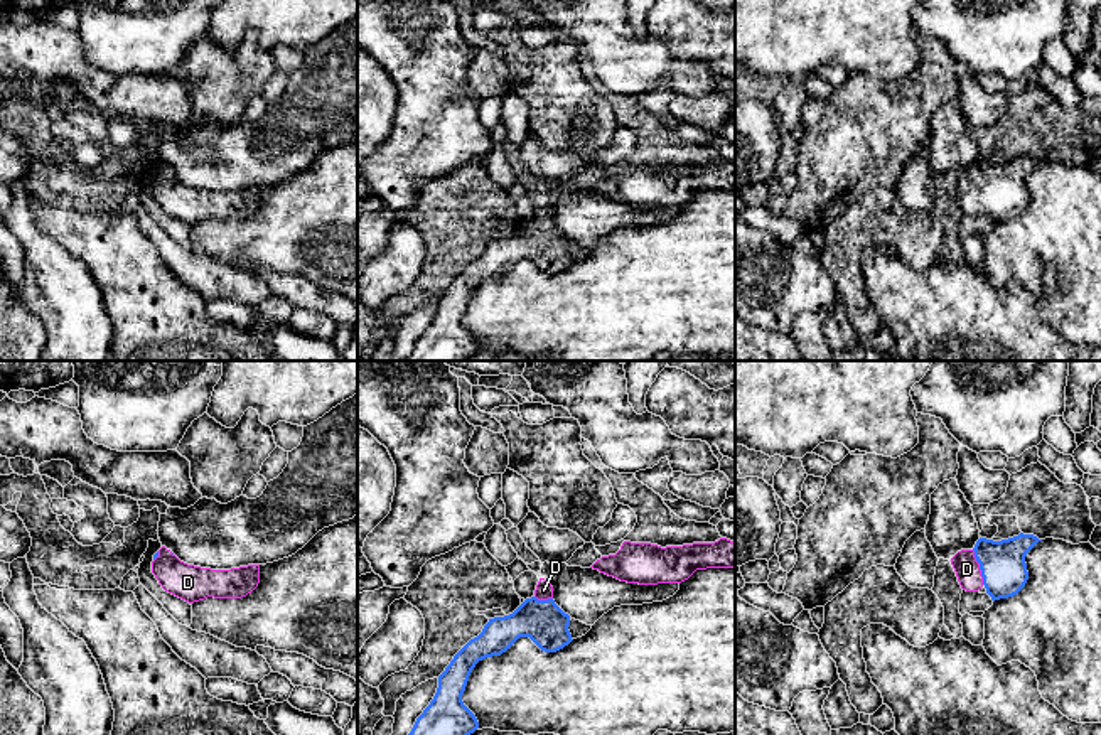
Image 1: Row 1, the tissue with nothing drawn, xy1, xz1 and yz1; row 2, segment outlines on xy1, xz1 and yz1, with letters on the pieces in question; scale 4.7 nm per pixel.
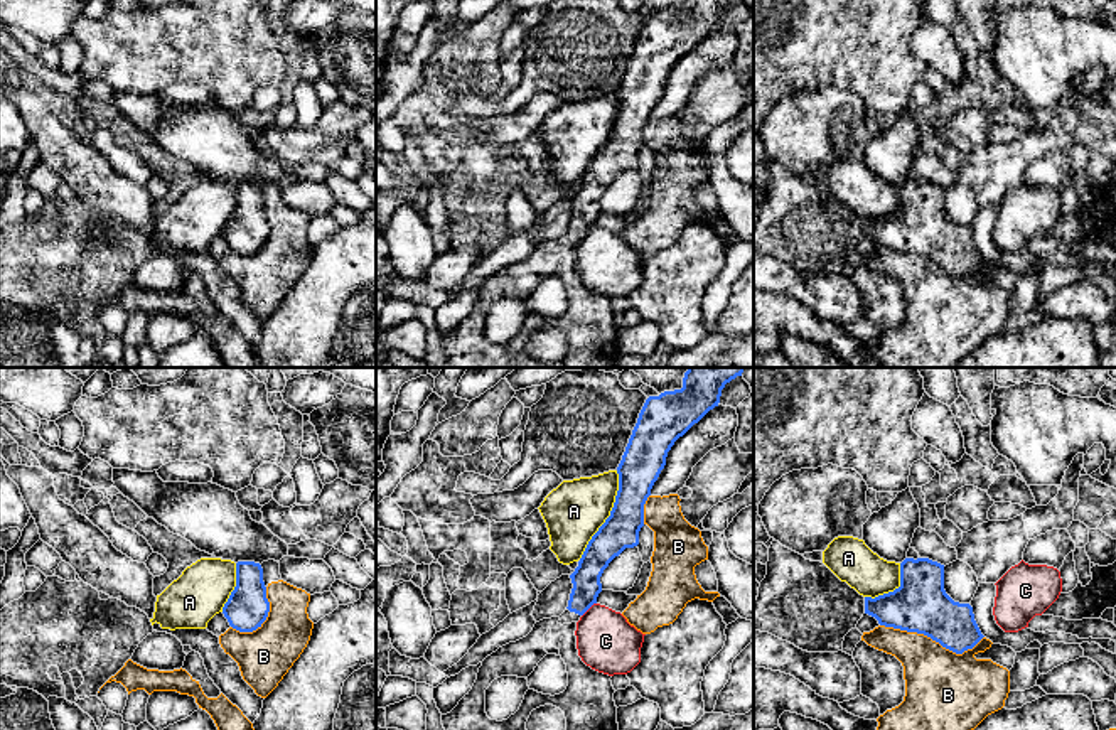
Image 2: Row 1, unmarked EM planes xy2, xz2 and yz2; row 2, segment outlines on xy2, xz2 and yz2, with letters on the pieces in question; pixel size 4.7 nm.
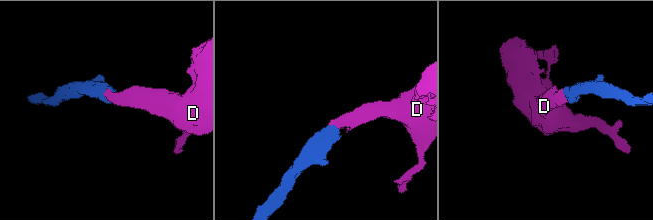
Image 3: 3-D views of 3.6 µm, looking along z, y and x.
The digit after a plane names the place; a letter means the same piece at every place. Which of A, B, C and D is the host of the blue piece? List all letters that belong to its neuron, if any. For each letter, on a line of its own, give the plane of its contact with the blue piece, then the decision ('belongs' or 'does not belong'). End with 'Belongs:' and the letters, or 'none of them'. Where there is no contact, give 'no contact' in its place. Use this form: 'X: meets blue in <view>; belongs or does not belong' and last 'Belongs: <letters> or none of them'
A: meets blue in xz2; does not belong
B: meets blue in yz2; does not belong
C: meets blue in xz2; does not belong
D: meets blue in yz1; belongs
Belongs: D

